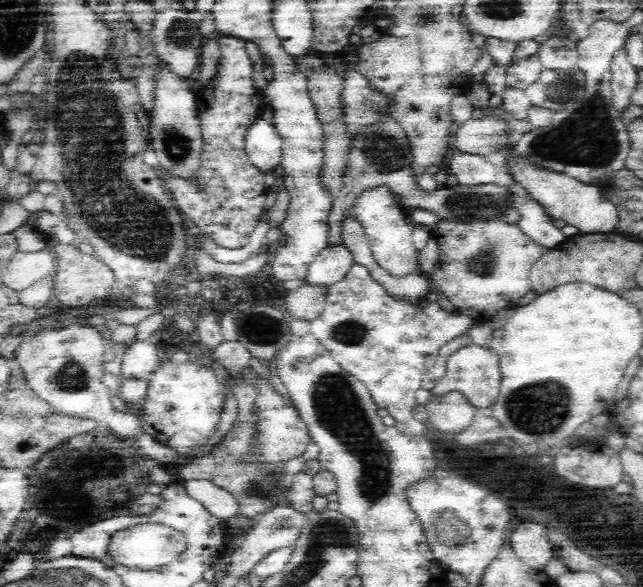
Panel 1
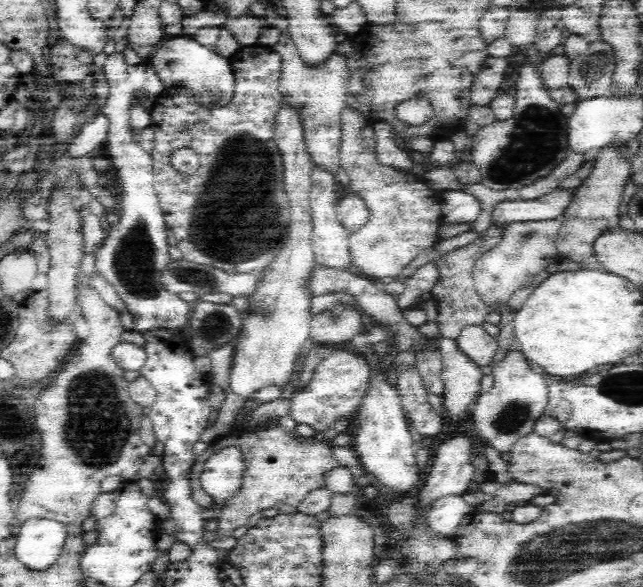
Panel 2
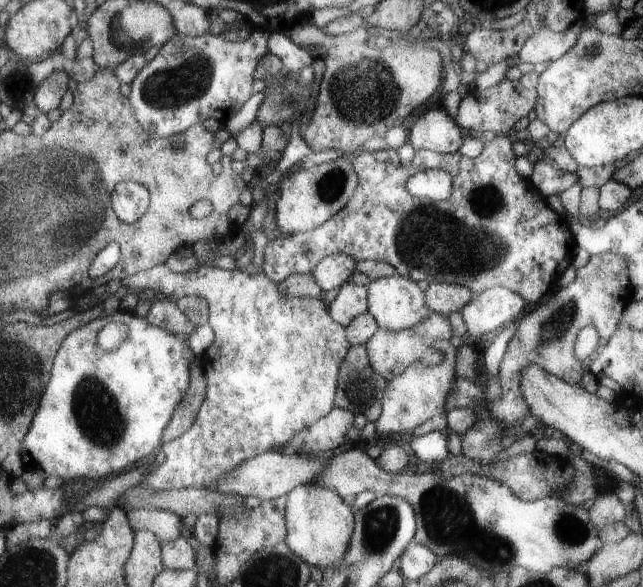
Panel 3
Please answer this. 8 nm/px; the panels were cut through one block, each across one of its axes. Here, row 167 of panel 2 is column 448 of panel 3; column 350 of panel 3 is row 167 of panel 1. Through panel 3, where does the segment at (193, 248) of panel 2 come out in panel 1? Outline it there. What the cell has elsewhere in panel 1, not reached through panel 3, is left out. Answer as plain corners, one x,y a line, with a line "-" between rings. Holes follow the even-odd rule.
218,34
218,42
222,46
222,60
220,60
218,74
212,80
208,80
202,94
198,94
198,112
200,112
202,134
204,134
204,142
206,142
204,154
202,154
200,178
202,178
206,190
202,192
194,186
186,186
186,182
170,178
168,174
164,174
162,180
166,182
166,190
174,196
176,208
186,216
188,224
192,224
196,232
200,232
202,236
210,236
212,242
216,242
222,248
236,250
236,248
248,246
250,234
256,230
256,224
260,224
260,216
266,206
266,196
270,192
270,188
266,186
266,178
254,168
254,164
250,162
248,152
246,152
246,138
250,134
250,128
262,118
268,104
266,104
260,88
256,88
256,82
254,82
254,60
250,56
250,50
252,50
250,44
246,40
226,36
226,34

